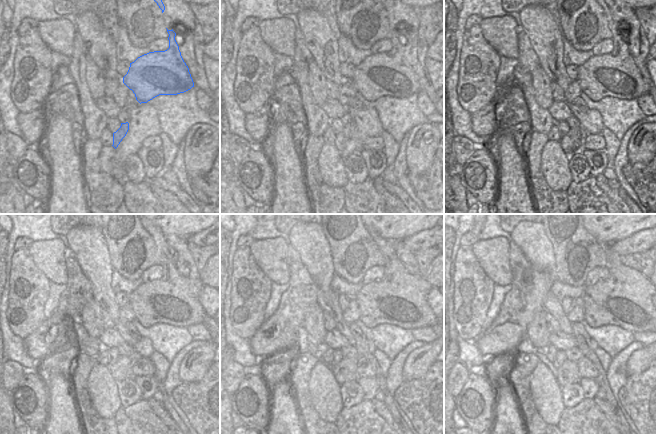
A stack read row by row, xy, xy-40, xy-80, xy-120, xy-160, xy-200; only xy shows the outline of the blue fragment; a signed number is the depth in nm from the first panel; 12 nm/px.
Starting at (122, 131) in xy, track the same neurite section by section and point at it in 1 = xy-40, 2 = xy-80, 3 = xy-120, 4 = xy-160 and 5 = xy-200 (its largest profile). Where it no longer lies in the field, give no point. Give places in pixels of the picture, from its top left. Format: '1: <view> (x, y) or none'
1: xy-40 (346, 134)
2: xy-80 (571, 142)
3: xy-120 (123, 367)
4: xy-160 (346, 370)
5: xy-200 (568, 373)

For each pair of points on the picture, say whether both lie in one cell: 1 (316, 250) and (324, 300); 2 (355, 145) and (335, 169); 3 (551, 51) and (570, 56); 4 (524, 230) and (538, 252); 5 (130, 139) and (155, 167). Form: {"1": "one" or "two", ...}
{"1": "one", "2": "two", "3": "two", "4": "one", "5": "two"}

